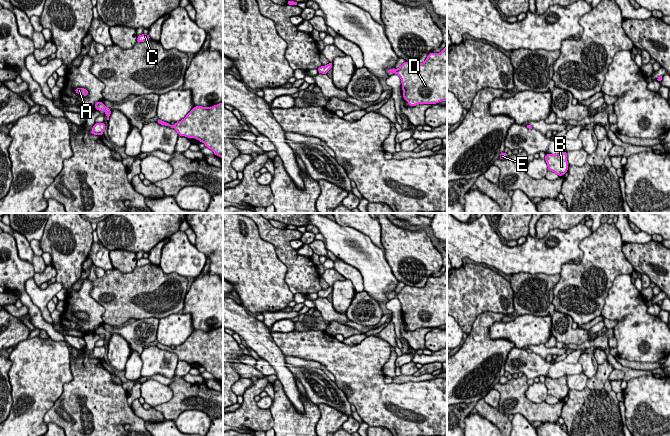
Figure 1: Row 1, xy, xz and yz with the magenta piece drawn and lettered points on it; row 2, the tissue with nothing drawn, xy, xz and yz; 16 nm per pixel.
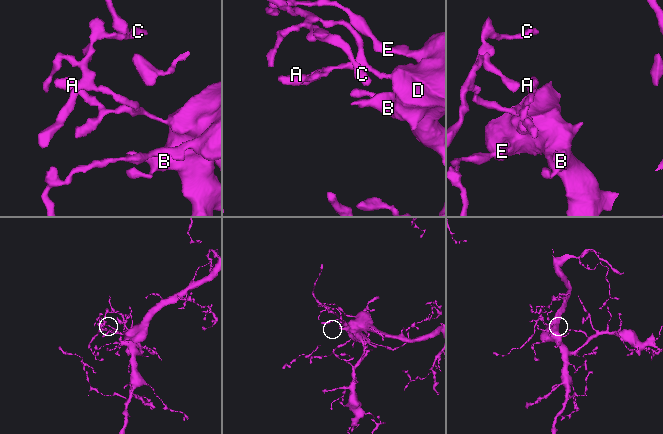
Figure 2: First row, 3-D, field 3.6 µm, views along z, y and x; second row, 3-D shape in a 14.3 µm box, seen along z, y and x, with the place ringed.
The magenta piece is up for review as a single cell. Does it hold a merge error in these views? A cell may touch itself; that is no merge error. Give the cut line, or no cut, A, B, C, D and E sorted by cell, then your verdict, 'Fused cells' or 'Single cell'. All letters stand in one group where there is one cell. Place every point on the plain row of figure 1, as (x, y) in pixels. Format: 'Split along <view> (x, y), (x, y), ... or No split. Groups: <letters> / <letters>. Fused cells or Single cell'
No split. Groups: A B C D E. Single cell

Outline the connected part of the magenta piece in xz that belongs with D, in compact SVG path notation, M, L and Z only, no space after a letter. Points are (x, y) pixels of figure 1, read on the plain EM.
M447 269L439 277L429 277L426 284L421 288L405 285L398 293L388 293L387 297L399 299L403 322L411 331L447 325Z

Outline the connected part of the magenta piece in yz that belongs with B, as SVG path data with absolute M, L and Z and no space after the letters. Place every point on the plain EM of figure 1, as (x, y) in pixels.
M567 375L560 378L545 378L548 395L556 397L558 400L563 400L568 395Z

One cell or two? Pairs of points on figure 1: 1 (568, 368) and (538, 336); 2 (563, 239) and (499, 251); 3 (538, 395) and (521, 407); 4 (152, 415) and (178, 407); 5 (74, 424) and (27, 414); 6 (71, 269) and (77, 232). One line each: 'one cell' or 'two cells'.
1: two cells
2: one cell
3: two cells
4: two cells
5: two cells
6: one cell

